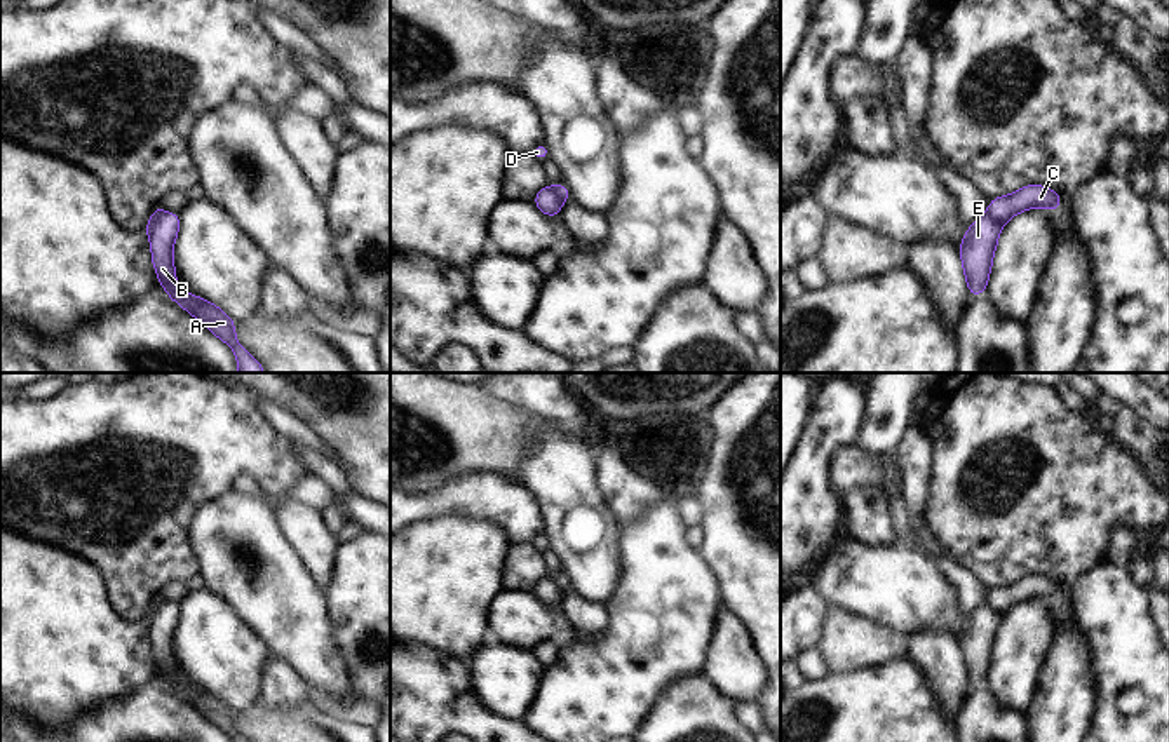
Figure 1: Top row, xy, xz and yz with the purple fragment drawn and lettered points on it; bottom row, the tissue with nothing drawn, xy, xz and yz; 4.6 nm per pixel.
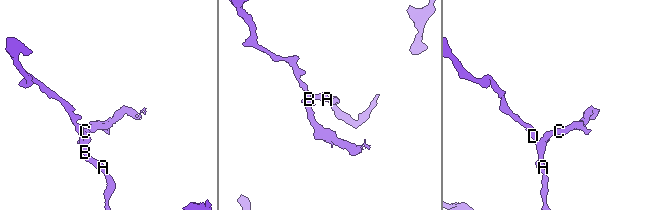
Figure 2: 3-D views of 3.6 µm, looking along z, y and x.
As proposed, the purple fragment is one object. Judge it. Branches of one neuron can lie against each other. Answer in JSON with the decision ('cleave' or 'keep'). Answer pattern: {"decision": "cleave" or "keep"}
{"decision": "cleave"}

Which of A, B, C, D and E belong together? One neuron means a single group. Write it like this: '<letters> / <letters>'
A B D E / C

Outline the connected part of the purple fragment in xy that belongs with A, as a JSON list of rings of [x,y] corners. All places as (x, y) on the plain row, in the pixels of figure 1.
[[[164,603],[152,617],[150,637],[152,651],[159,674],[167,686],[181,695],[190,705],[197,707],[213,725],[223,730],[233,742],[247,742],[235,728],[235,712],[216,695],[185,683],[176,667],[172,651],[172,636],[179,622],[179,604]]]

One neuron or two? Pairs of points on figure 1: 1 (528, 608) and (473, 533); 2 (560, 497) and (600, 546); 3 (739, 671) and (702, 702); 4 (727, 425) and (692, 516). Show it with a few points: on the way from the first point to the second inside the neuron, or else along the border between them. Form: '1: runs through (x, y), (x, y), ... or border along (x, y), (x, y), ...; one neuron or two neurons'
1: border along (506, 589), (493, 603), (492, 629); two neurons
2: runs through (572, 509), (587, 533); one neuron
3: border along (704, 671), (734, 701); two neurons
4: border along (695, 499), (701, 509), (701, 525); two neurons

